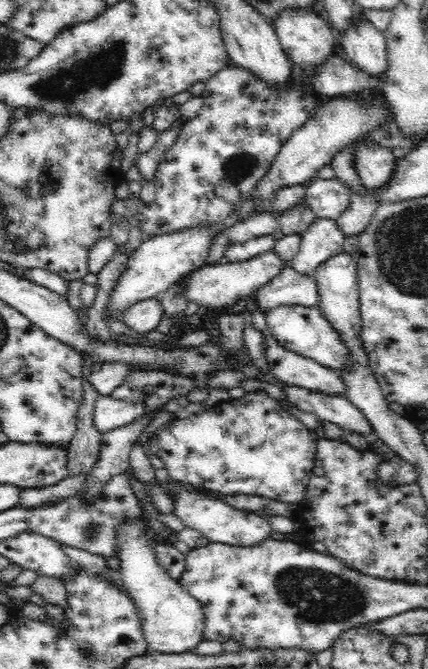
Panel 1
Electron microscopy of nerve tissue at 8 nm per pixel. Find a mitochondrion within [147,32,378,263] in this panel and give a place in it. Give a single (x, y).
(235, 170)

